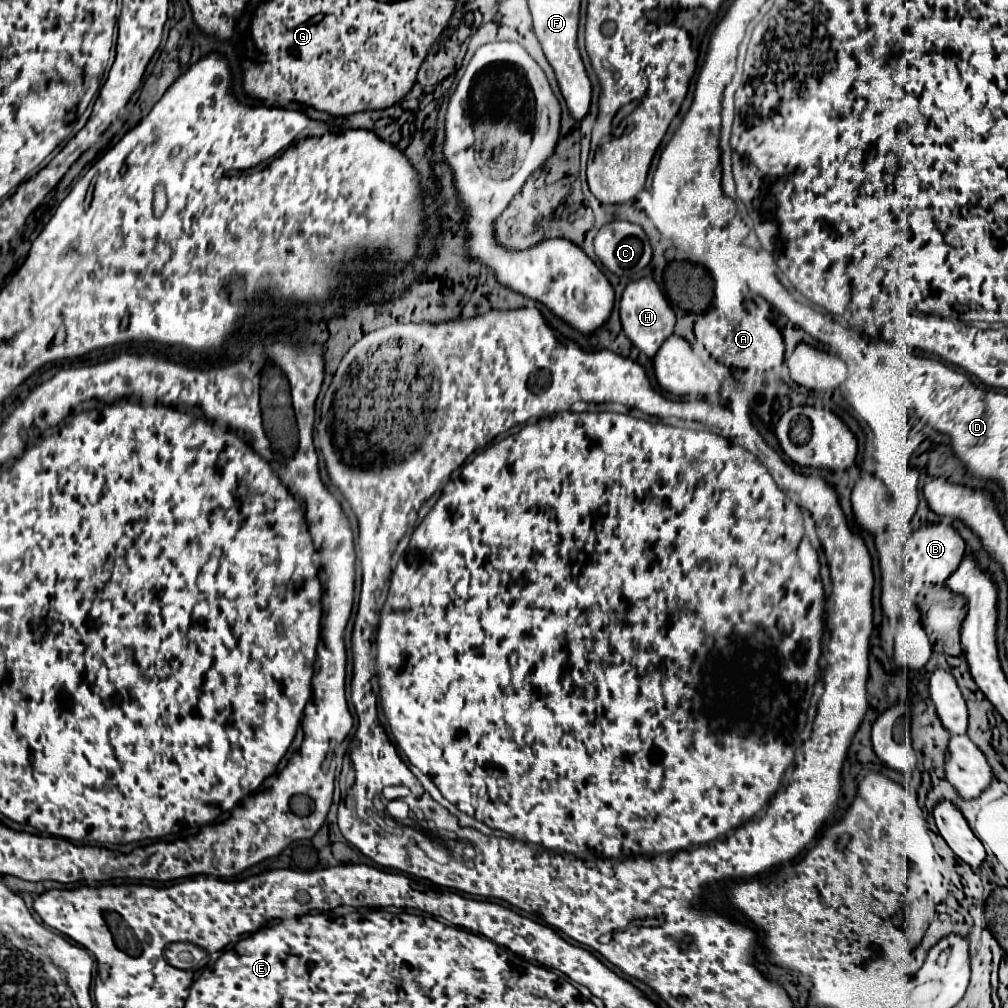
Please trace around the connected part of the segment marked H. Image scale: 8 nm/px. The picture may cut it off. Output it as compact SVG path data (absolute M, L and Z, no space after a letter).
M645 276L641 280L633 280L625 286L619 312L621 312L621 324L623 324L625 336L633 342L635 348L645 352L649 358L653 358L657 354L657 350L661 348L661 344L673 334L675 314L671 310L671 304L667 302L667 298L661 292L661 288L657 286L657 282L649 276Z

